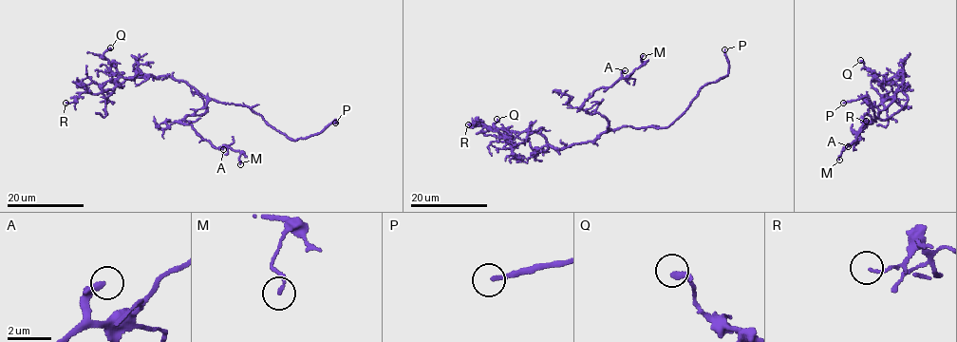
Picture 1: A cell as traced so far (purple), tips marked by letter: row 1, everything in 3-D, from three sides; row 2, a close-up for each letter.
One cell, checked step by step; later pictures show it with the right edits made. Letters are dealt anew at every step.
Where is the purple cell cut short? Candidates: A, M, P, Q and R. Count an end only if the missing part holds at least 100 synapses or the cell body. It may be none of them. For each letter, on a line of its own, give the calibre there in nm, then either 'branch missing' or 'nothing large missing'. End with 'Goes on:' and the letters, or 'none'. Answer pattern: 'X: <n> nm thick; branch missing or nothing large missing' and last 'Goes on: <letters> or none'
A: 320 nm thick; branch missing
M: 130 nm thick; nothing large missing
P: 180 nm thick; branch missing
Q: 280 nm thick; nothing large missing
R: 110 nm thick; nothing large missing
Goes on: A, P

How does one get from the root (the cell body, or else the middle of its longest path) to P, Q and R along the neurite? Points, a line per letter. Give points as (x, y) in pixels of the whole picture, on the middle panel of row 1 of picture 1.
P: (608, 129), (626, 125), (667, 126), (686, 109), (701, 88), (728, 74), (724, 49)
Q: (608, 129), (592, 141), (557, 149), (536, 132), (497, 128), (493, 123), (497, 119)
R: (608, 129), (592, 141), (557, 149), (536, 132), (516, 146), (477, 120), (468, 124)

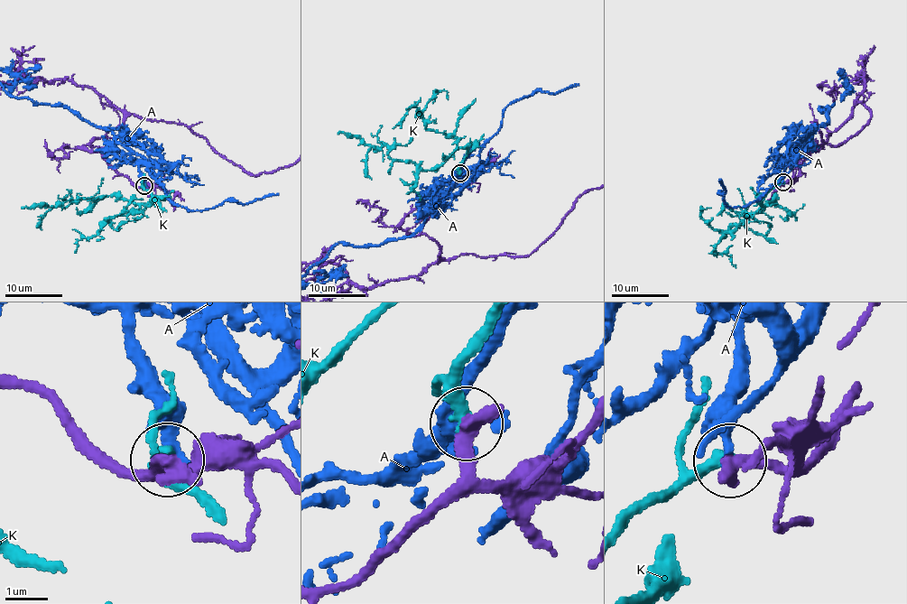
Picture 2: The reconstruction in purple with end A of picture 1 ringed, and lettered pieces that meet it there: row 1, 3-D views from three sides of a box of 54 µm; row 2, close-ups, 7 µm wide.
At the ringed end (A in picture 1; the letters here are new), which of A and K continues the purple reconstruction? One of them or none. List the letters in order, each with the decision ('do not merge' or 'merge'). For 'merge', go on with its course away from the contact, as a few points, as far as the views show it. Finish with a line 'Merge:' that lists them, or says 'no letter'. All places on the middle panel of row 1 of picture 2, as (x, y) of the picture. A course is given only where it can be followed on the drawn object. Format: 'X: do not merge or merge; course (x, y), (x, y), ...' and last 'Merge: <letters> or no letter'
A: do not merge
K: merge; course (460, 174), (466, 149), (458, 148), (439, 166), (425, 170), (392, 159), (383, 145), (366, 153), (371, 179)
Merge: K

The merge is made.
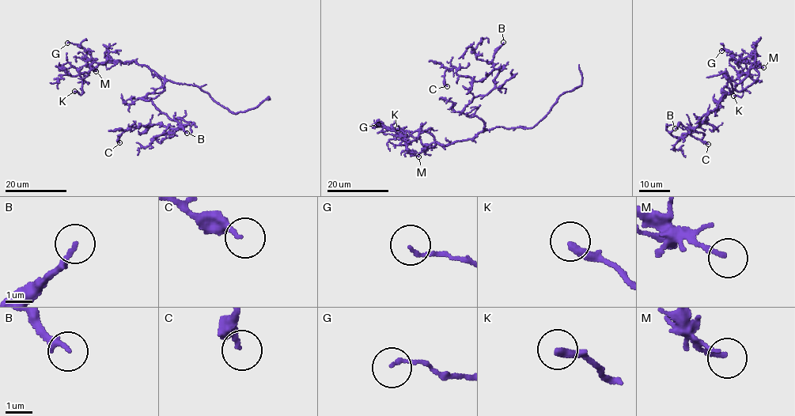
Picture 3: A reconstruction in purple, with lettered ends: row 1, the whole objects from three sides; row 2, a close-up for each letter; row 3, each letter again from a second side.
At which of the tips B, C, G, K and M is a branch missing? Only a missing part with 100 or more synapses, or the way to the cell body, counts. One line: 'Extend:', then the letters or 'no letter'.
Extend: no letter

